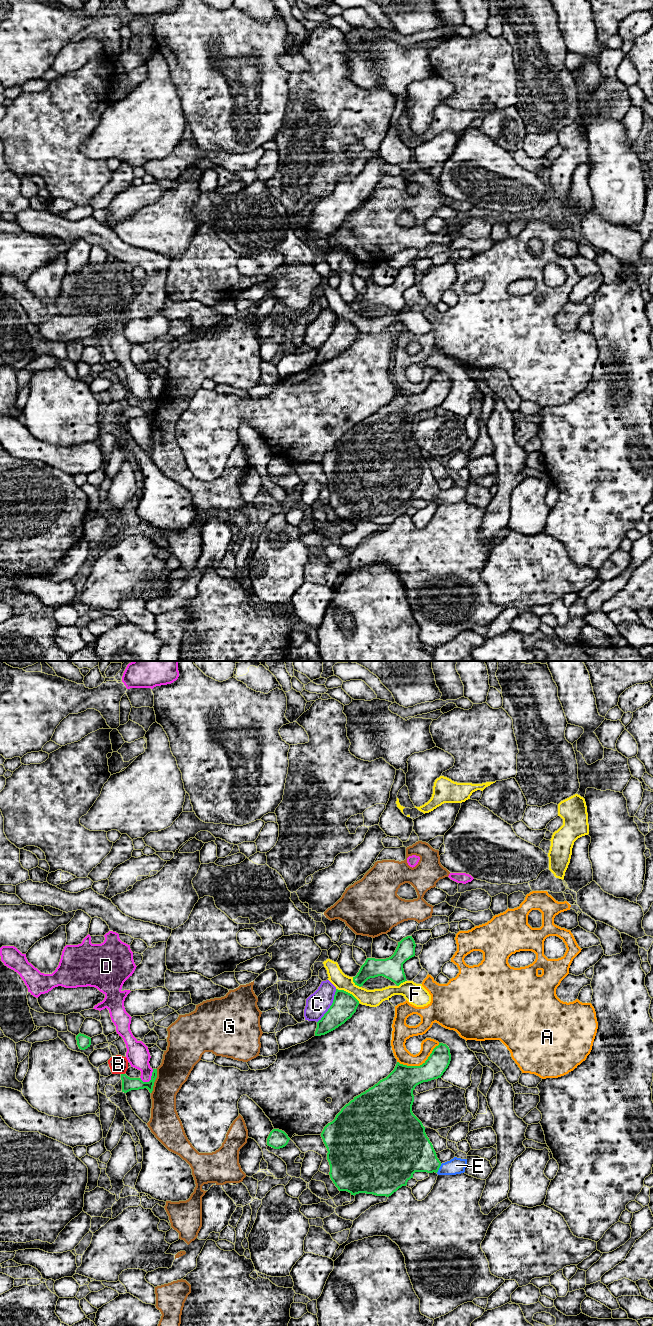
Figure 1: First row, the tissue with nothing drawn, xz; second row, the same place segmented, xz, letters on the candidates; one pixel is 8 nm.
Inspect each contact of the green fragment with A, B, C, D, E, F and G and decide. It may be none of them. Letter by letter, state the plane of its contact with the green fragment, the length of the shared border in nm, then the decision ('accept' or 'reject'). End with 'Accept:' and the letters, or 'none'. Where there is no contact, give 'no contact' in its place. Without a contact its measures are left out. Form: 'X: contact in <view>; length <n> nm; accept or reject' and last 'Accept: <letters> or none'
A: contact in xz; length 380 nm; reject
B: contact in xz; length 30 nm; reject
C: contact in xz; length 320 nm; reject
D: contact in xz; length 140 nm; reject
E: contact in xz; length 80 nm; accept
F: contact in xz; length 220 nm; reject
G: contact in xz; length 200 nm; reject
Accept: E

